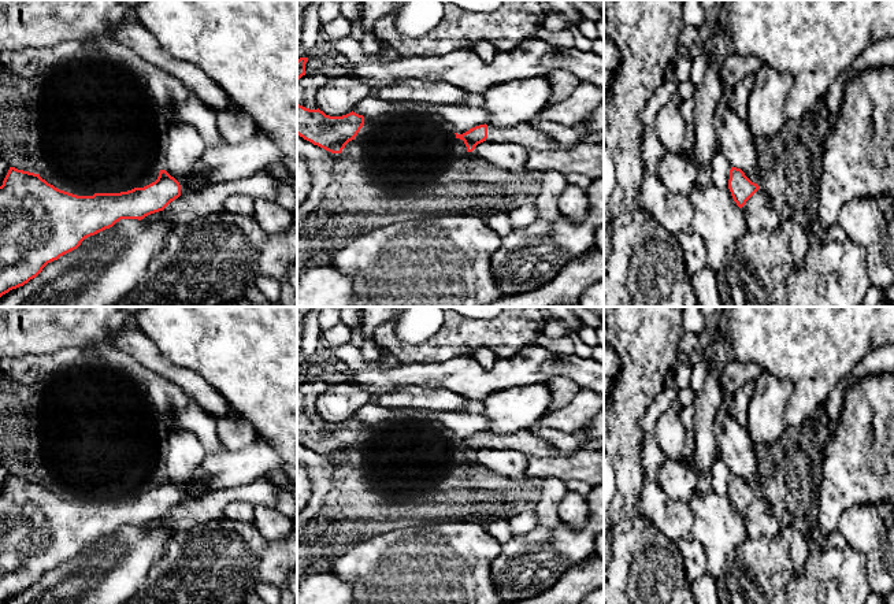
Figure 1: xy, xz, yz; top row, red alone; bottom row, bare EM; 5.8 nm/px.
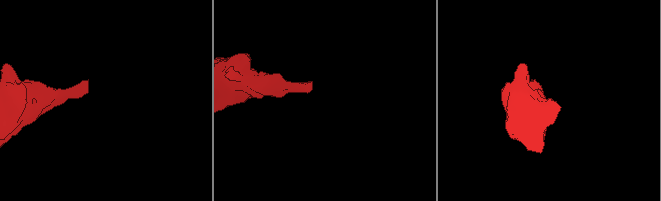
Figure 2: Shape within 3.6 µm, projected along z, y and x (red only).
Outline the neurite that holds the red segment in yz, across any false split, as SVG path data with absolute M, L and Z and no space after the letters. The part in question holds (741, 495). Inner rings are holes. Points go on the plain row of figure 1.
M731 474L728 496L737 512L742 515L760 493L752 489L741 475Z

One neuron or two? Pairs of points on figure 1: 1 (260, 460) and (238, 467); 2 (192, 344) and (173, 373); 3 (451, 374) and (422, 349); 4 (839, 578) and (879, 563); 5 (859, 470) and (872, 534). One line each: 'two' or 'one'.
1: one
2: two
3: two
4: two
5: two

